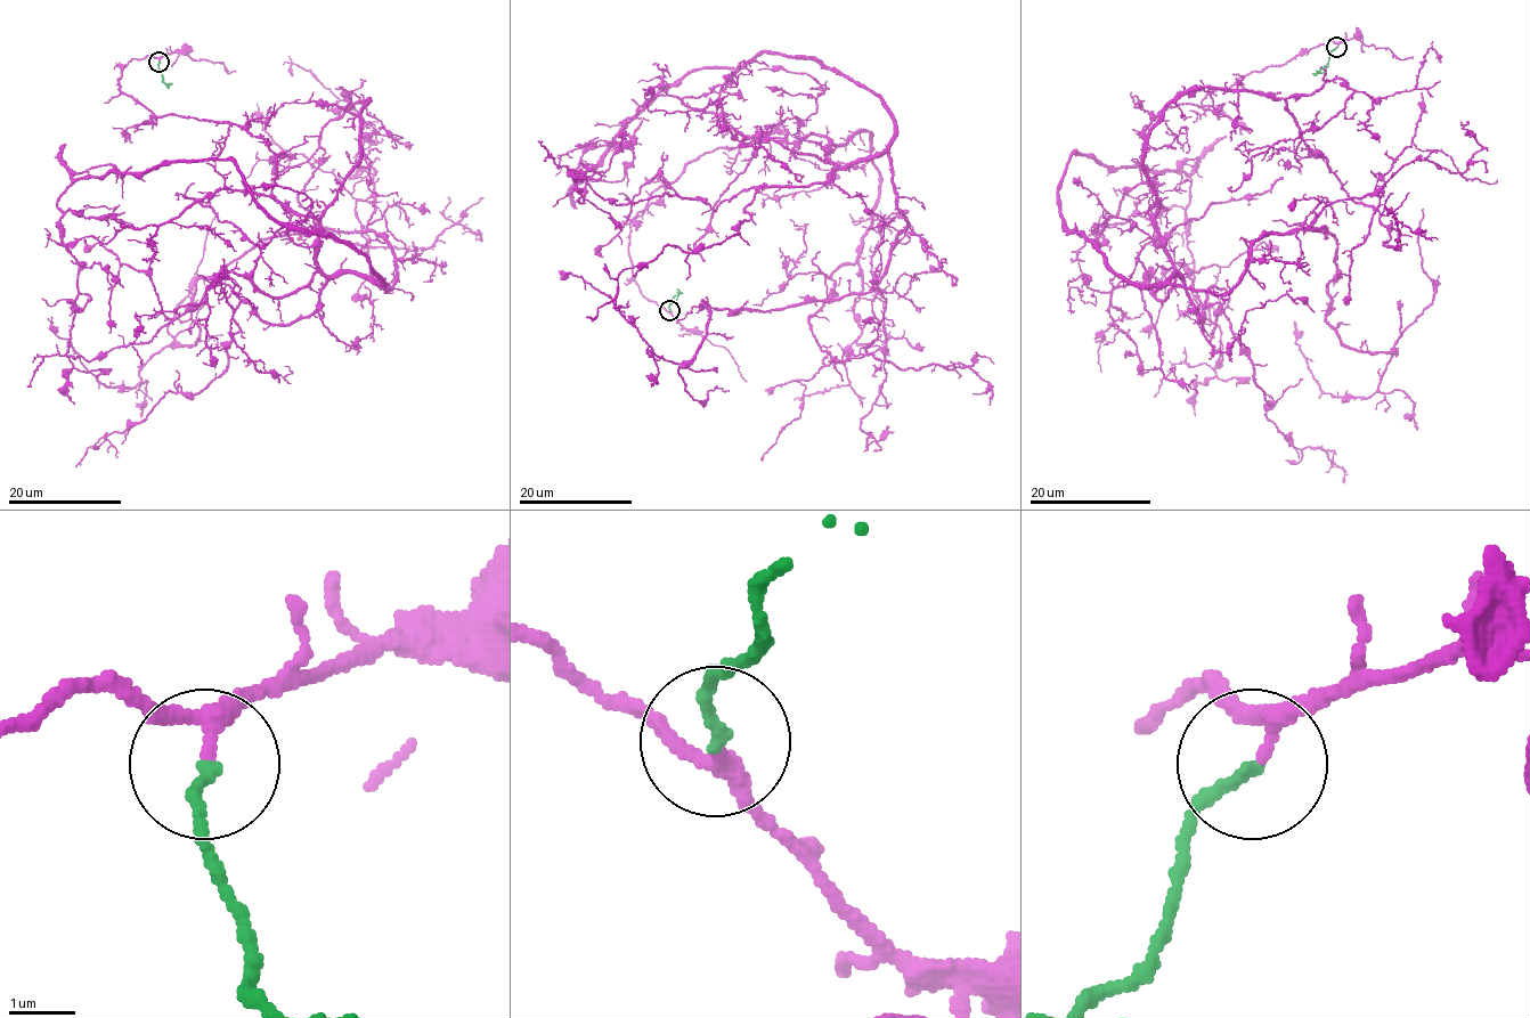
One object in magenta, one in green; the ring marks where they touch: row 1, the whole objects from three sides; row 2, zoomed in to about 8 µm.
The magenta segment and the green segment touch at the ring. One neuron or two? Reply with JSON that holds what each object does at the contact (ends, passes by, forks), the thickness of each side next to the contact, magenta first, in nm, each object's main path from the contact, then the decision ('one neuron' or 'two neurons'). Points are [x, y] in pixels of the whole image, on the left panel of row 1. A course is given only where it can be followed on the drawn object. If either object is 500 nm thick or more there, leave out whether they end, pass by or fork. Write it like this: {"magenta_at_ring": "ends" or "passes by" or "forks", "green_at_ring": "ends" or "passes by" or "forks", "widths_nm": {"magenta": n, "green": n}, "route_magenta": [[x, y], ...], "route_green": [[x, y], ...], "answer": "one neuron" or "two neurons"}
{"magenta_at_ring": "passes by", "green_at_ring": "ends", "widths_nm": {"magenta": 190, "green": 180}, "route_magenta": [[159, 62], [120, 90], [259, 136], [317, 266], [383, 283], [230, 160], [81, 177], [74, 404]], "route_green": [[159, 62], [162, 80], [168, 86]], "answer": "one neuron"}

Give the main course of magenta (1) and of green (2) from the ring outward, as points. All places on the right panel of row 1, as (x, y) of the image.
1: (1336, 47), (1147, 128), (1181, 276), (1130, 285), (1057, 186), (1074, 153), (1190, 180), (1221, 335), (1195, 415)
2: (1336, 47), (1324, 66), (1312, 73)

